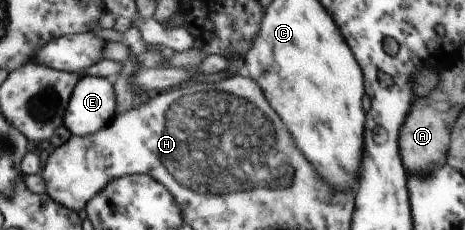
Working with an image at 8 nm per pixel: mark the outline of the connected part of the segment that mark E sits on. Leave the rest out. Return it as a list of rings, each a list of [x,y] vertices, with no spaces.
[[[85,75],[73,89],[63,125],[72,135],[86,137],[105,128],[116,115],[114,83],[105,77]]]

